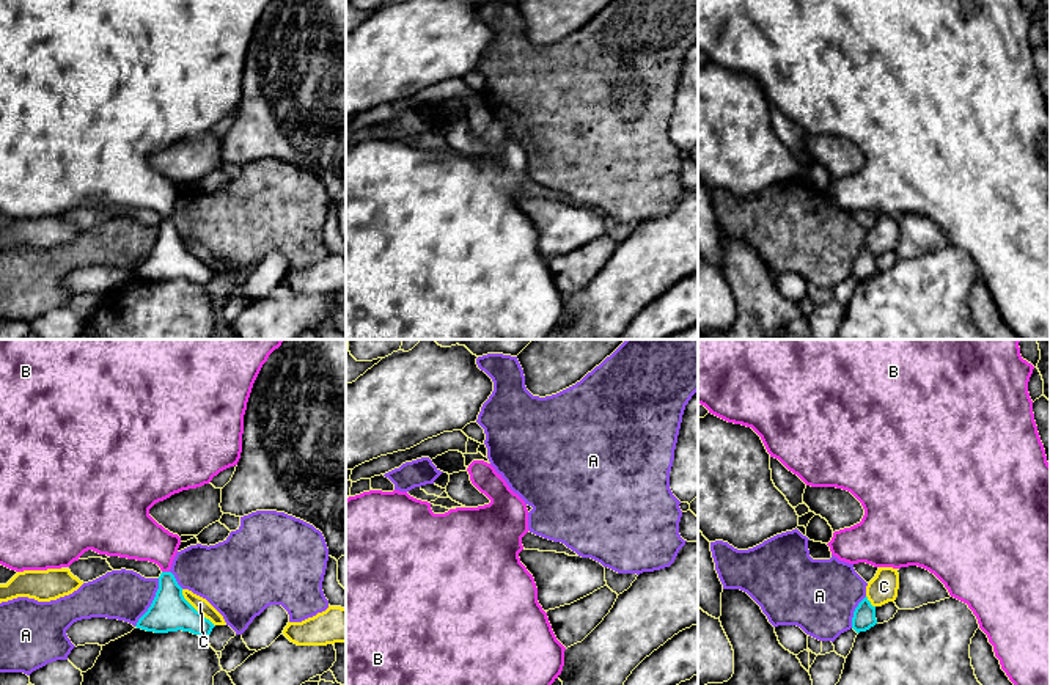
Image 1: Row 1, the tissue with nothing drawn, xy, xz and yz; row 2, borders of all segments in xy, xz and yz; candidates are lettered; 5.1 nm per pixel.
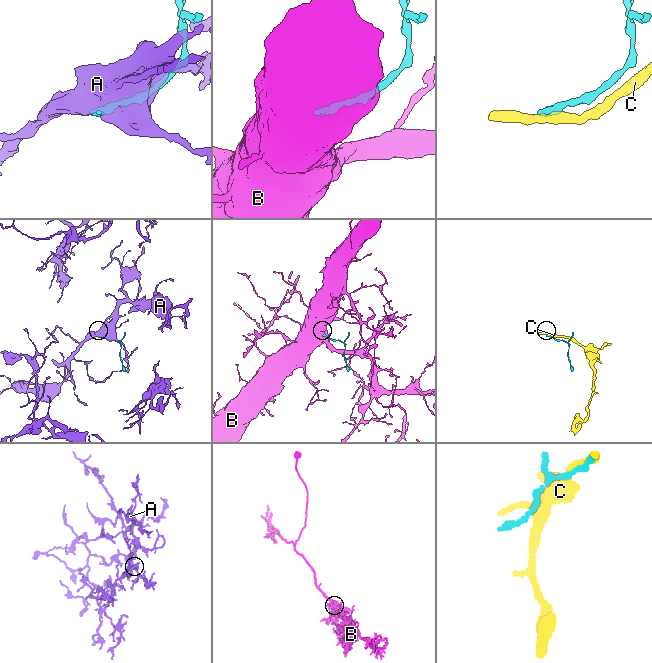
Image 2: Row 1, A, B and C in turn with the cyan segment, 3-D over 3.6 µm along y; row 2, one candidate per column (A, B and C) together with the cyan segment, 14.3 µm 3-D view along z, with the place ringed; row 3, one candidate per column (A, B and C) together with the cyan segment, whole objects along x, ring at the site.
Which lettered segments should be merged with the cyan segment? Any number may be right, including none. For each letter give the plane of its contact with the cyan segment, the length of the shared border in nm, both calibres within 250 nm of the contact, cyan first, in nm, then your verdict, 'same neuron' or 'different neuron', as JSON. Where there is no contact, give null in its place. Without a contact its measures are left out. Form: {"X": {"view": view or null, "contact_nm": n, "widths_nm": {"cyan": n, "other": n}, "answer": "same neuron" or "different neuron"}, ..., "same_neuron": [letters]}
{"A": {"view": "xy", "contact_nm": 280, "widths_nm": {"cyan": 200, "other": 260}, "answer": "different neuron"}, "B": {"view": "xy", "contact_nm": 40, "widths_nm": {"cyan": 200, "other": 260}, "answer": "same neuron"}, "C": {"view": "xy", "contact_nm": 260, "widths_nm": {"cyan": 200, "other": 70}, "answer": "different neuron"}, "same_neuron": ["B"]}

